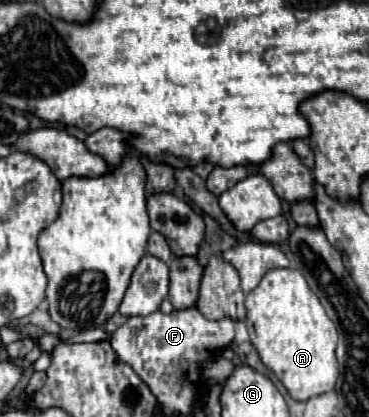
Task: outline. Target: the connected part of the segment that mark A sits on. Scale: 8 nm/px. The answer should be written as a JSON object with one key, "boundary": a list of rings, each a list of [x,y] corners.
{"boundary":[[[292,268],[270,270],[246,296],[244,306],[246,322],[254,328],[252,344],[294,400],[308,400],[334,390],[338,378],[338,360],[334,354],[338,342],[336,326],[302,272]]]}

